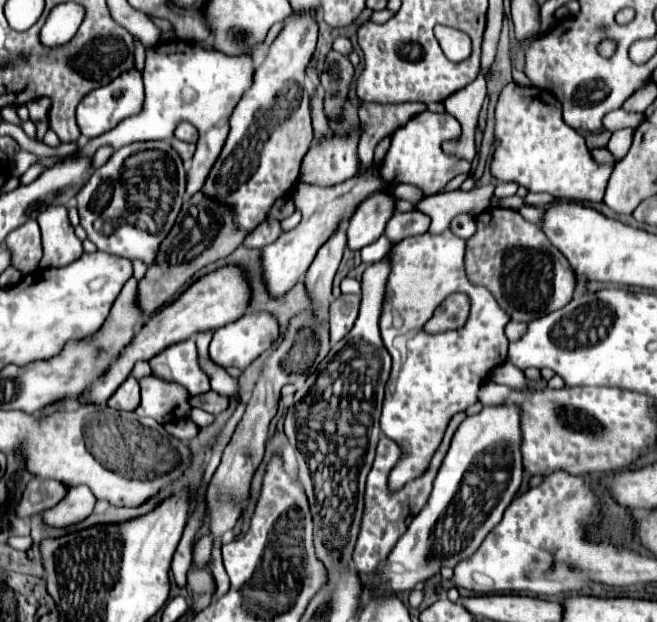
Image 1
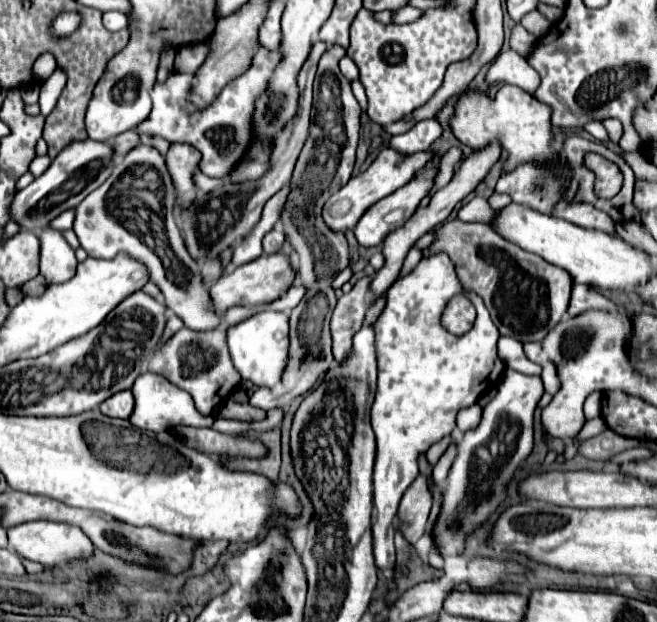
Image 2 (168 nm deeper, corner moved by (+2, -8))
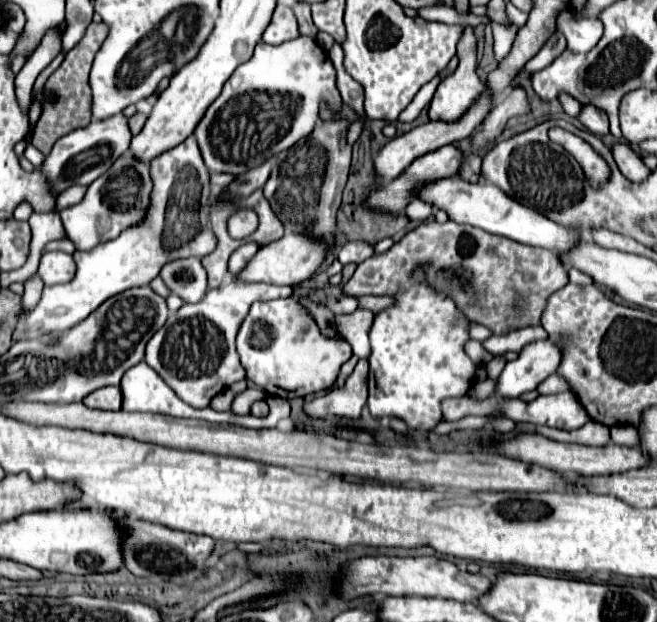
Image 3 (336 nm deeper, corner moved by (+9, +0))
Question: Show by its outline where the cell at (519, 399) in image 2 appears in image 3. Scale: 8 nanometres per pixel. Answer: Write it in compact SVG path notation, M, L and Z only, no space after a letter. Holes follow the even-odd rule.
M537 341L527 345L515 361L509 361L501 371L495 395L517 399L547 379L561 363L561 351L551 341Z

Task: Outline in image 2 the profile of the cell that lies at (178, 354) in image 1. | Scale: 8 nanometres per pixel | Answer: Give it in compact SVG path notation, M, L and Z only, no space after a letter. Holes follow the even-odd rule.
M294 285L282 299L276 299L268 305L260 305L260 307L232 307L230 311L226 311L222 315L222 321L216 329L208 331L208 333L196 333L188 327L182 327L180 331L176 331L164 345L160 345L152 359L150 359L150 371L158 373L162 377L166 377L172 385L184 389L186 393L192 395L194 405L200 413L210 415L212 409L226 401L228 395L232 395L234 387L240 385L242 377L236 371L234 375L234 365L232 365L232 357L228 357L228 345L226 345L226 329L232 325L238 325L240 321L252 317L258 311L266 311L266 309L276 309L276 311L290 311L294 309L302 297L304 297L306 289L302 285Z

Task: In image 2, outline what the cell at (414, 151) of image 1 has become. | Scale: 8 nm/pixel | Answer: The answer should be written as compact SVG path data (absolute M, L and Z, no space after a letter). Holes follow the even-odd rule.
M426 119L416 123L408 133L394 135L390 139L390 147L398 149L402 153L416 153L416 151L428 151L432 141L442 135L442 127L436 119Z

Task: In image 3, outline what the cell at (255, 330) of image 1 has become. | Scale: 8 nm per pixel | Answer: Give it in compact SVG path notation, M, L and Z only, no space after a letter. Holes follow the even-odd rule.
M289 297L251 305L237 333L237 353L249 381L263 387L269 395L291 401L295 395L303 397L329 389L337 379L339 367L351 357L351 345L337 341L337 337L321 337L309 313Z

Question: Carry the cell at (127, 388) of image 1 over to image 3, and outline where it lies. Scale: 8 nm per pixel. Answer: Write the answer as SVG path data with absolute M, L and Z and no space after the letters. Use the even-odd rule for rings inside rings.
M103 387L97 393L91 393L83 401L91 409L105 409L105 411L119 411L121 409L121 389L119 387Z

